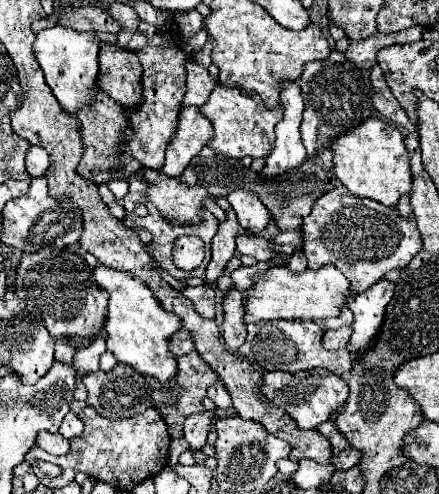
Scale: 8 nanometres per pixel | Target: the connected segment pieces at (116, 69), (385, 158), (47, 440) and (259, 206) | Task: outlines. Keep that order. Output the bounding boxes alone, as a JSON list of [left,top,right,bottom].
[[98,44,142,108],[330,118,412,208],[36,430,70,456],[226,188,270,234]]

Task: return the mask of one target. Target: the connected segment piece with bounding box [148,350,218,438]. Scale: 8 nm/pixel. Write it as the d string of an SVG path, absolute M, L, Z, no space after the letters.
M196 350L186 354L186 356L180 356L178 358L178 368L180 368L178 376L170 384L160 386L158 380L148 378L148 382L152 386L152 404L160 408L160 414L164 416L164 420L168 424L168 432L170 432L172 438L182 438L182 424L184 424L186 416L204 410L200 402L206 396L208 386L214 384L216 378L218 378L218 374L206 364L206 360L202 360L202 356Z

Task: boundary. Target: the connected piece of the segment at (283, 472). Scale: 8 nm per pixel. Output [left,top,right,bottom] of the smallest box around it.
[278,458,298,478]

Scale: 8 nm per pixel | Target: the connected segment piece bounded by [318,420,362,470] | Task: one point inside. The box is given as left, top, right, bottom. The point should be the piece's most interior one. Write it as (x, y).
(345, 456)

